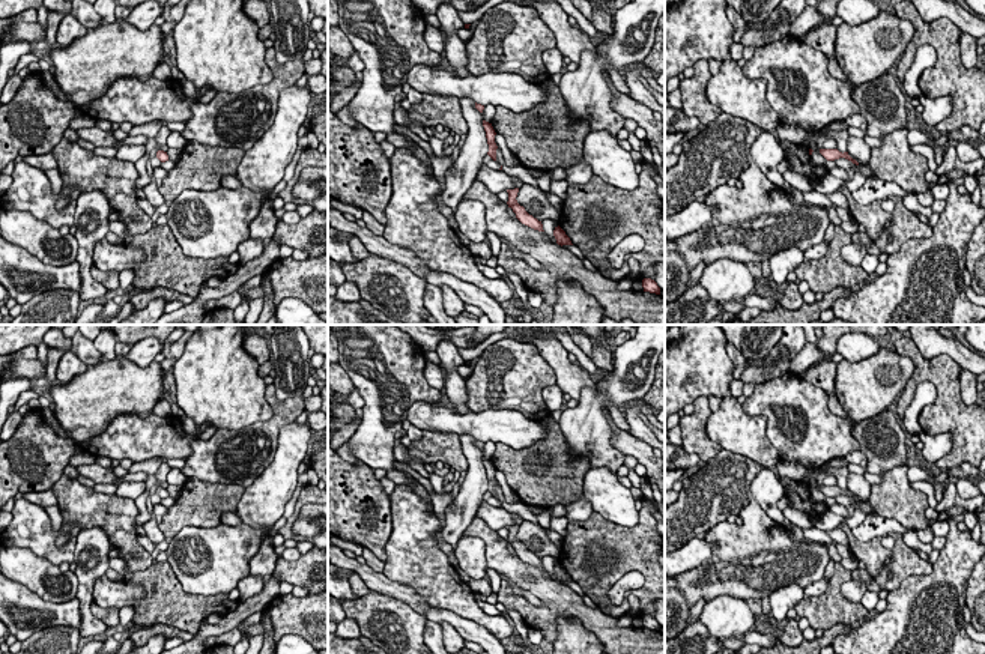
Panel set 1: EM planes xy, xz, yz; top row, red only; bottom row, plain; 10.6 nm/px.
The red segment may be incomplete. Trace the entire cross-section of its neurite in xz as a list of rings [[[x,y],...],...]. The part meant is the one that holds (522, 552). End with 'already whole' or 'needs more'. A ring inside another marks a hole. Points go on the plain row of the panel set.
[[[519,525],[507,526],[507,529],[508,529],[508,538],[507,538],[507,541],[508,541],[508,544],[513,546],[513,549],[516,550],[516,555],[522,561],[525,561],[525,562],[528,562],[528,564],[531,564],[534,567],[544,568],[541,558],[538,558],[537,555],[534,555],[532,552],[529,552],[525,547],[525,544],[517,540],[516,534],[517,534]]]; already whole

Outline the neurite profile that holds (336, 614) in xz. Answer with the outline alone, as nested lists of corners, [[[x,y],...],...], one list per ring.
[[[329,598],[328,600],[328,618],[332,622],[341,622],[346,618],[346,613],[341,609],[341,603],[338,601],[338,598]]]

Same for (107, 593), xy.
[[[105,574],[98,577],[93,585],[93,603],[99,607],[122,609],[123,606],[134,606],[135,601],[146,597],[146,589],[141,585],[129,585],[123,582],[114,582]]]

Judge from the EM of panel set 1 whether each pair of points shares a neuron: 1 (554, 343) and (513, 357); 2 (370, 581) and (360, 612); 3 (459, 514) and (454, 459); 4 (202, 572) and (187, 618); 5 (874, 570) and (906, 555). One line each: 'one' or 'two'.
1: two
2: two
3: two
4: two
5: one

